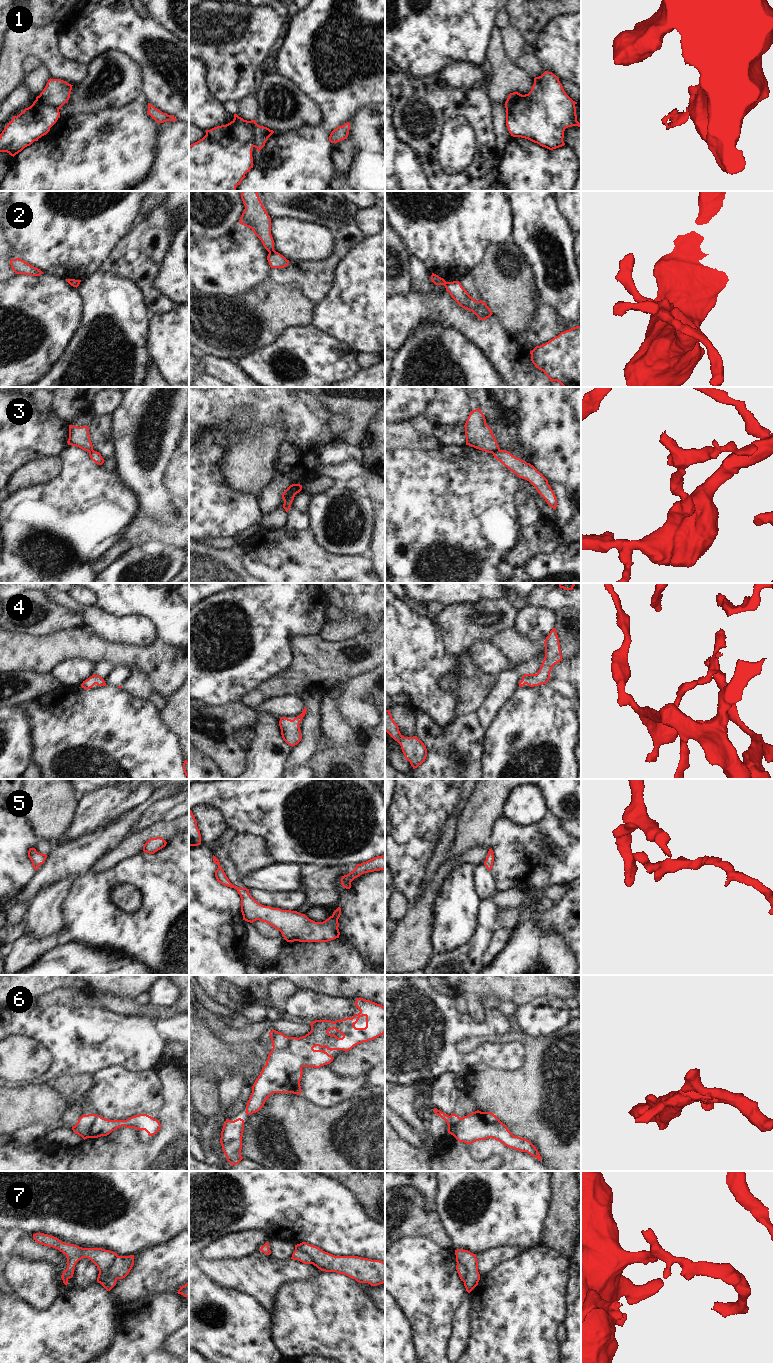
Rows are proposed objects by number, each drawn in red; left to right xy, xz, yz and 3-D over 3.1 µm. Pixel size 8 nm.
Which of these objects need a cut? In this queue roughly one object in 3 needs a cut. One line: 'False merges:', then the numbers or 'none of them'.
False merges: 1, 2, 3, 6, 7

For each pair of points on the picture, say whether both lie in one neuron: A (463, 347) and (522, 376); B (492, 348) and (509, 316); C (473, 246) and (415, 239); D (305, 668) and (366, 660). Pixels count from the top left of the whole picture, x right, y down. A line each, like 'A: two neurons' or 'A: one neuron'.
A: two neurons
B: two neurons
C: one neuron
D: one neuron

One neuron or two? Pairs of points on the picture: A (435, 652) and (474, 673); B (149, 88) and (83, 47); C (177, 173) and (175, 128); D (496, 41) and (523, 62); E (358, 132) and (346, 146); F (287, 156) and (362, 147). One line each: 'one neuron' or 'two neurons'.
A: two neurons
B: one neuron
C: one neuron
D: two neurons
E: two neurons
F: two neurons

